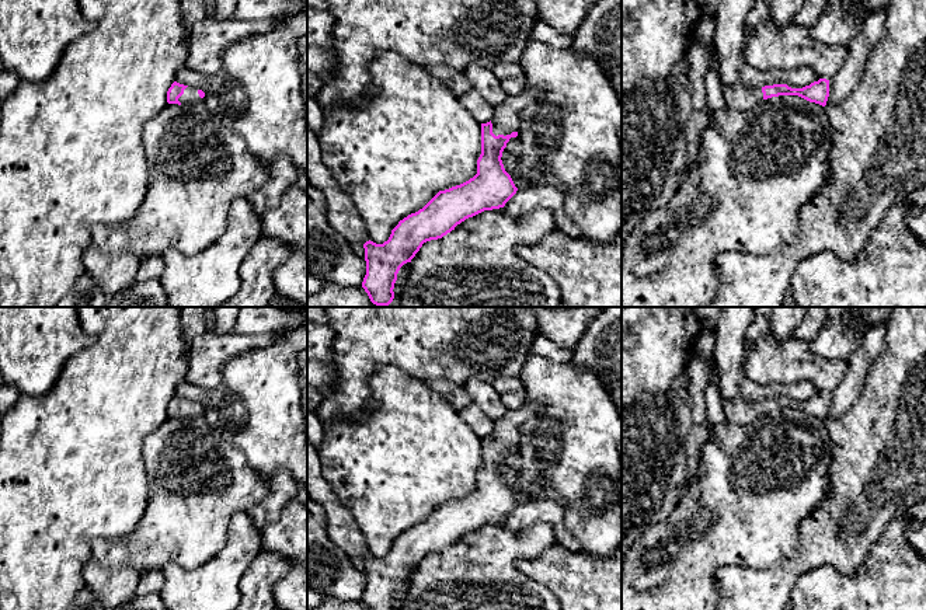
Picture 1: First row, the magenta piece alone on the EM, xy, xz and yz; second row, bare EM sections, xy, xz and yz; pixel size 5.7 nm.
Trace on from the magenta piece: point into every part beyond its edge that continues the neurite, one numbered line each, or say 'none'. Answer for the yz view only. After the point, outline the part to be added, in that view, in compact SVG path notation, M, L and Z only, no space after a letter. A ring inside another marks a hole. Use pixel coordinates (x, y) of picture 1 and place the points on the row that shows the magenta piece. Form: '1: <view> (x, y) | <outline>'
1: yz (737, 97) | M737 80L731 86L721 83L721 91L727 108L741 112L753 109L763 100L762 88L746 88L741 80Z

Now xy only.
1: xy (190, 96) | M188 86L184 90L184 94L178 98L178 101L181 104L192 104L192 102L196 102L196 101L203 101L203 98L199 97L198 88Z

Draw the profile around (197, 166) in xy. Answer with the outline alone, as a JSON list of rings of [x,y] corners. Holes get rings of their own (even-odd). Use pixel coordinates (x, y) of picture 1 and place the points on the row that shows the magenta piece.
[[[205,101],[168,104],[145,123],[142,137],[149,184],[137,213],[121,226],[93,229],[93,243],[109,255],[128,252],[142,261],[161,258],[167,250],[198,254],[223,236],[230,205],[237,198],[247,198],[269,178],[268,168],[248,153],[236,132],[209,112]]]

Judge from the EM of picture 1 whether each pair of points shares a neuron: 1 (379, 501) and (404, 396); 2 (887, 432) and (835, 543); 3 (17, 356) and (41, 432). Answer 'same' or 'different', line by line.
1: same
2: same
3: different

